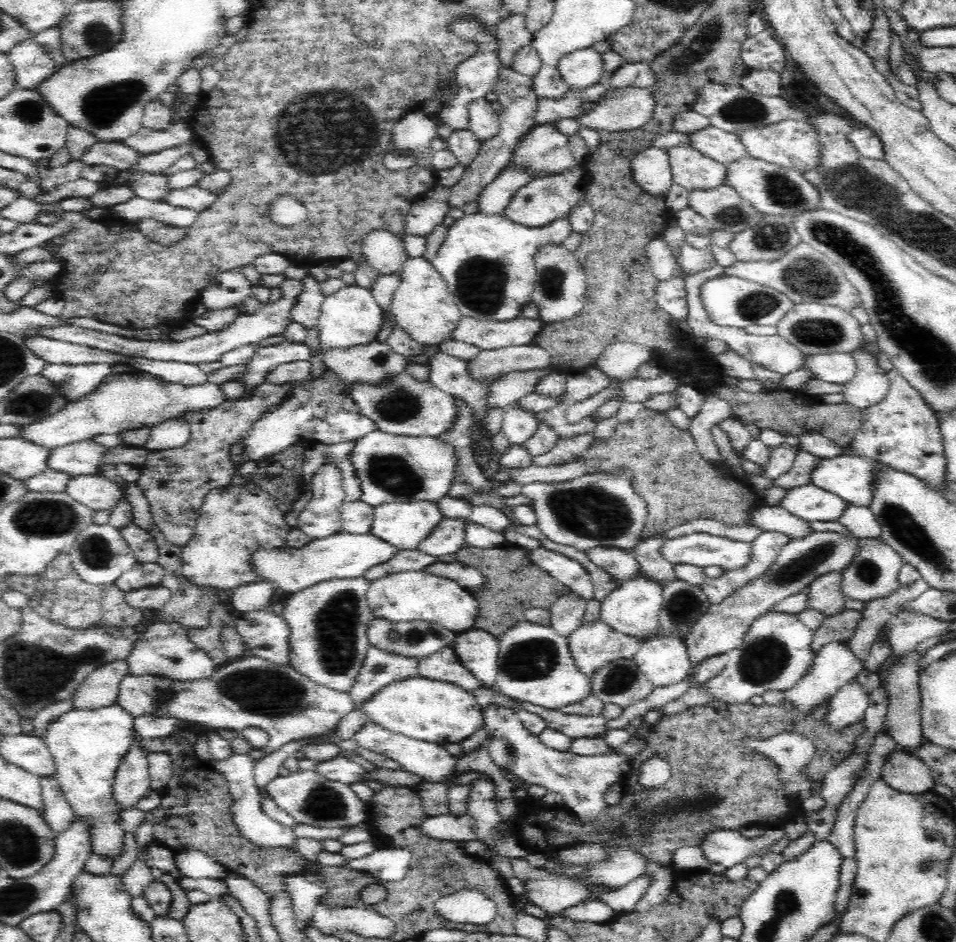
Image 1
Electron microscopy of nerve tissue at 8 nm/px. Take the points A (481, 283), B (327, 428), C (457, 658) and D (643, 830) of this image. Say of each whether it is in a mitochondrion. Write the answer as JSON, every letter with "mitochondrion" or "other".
{"A":"mitochondrion","B":"other","C":"other","D":"mitochondrion"}

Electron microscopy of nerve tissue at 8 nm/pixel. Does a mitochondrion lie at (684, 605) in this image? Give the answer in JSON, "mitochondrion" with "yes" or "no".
{"mitochondrion":"yes"}

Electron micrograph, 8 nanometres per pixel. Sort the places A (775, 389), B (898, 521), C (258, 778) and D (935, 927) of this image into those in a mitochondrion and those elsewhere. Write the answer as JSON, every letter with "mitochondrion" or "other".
{"A":"other","B":"mitochondrion","C":"other","D":"mitochondrion"}

